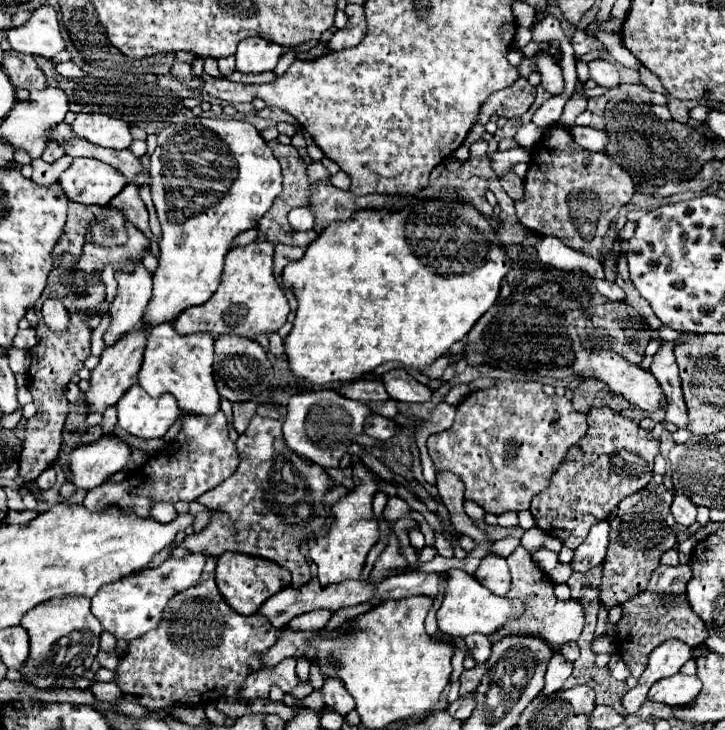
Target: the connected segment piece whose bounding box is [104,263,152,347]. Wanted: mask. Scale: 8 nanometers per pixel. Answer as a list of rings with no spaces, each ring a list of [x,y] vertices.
[[[140,263],[134,275],[116,275],[118,293],[110,307],[110,325],[104,331],[106,347],[118,343],[140,325],[144,307],[152,297],[152,275]]]

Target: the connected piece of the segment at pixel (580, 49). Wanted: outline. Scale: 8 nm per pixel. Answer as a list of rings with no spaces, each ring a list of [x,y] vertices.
[[[576,31],[574,33],[574,39],[572,39],[572,45],[574,45],[574,51],[576,55],[584,55],[588,51],[594,51],[594,49],[604,49],[604,45],[592,37],[588,37],[584,31]]]

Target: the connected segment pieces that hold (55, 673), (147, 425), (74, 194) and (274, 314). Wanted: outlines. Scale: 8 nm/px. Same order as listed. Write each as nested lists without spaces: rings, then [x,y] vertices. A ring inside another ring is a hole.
[[[64,599],[64,603],[44,603],[40,607],[34,607],[22,617],[20,627],[24,627],[30,637],[30,653],[24,661],[24,667],[20,669],[20,675],[24,683],[30,683],[38,689],[50,689],[56,679],[70,677],[76,667],[80,667],[88,657],[96,657],[98,653],[102,625],[90,611],[90,599]]]
[[[138,385],[128,389],[128,395],[120,399],[116,411],[118,425],[126,433],[142,439],[164,437],[164,433],[174,425],[176,417],[180,415],[180,409],[176,407],[176,401],[172,401],[172,395],[152,399]]]
[[[74,159],[70,169],[66,169],[60,175],[58,185],[62,187],[64,195],[70,201],[82,203],[82,205],[108,205],[112,197],[116,197],[124,189],[124,177],[114,169],[108,167],[106,163],[100,163],[98,159]]]
[[[254,241],[246,247],[234,247],[228,251],[224,259],[224,271],[220,277],[220,287],[200,307],[192,307],[192,311],[184,311],[180,319],[176,319],[174,329],[178,335],[192,335],[198,331],[222,335],[232,333],[244,339],[254,339],[258,335],[276,333],[290,313],[288,299],[284,291],[278,287],[272,275],[272,255],[274,243]]]

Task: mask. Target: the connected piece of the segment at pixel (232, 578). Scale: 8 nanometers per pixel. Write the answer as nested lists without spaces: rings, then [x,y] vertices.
[[[222,553],[216,561],[214,573],[216,573],[216,585],[222,593],[222,597],[240,615],[256,613],[266,599],[270,599],[272,595],[276,595],[278,591],[282,591],[284,587],[290,585],[290,573],[284,571],[284,567],[280,567],[268,559],[260,559],[260,557],[252,557],[252,555],[248,557],[244,553]]]

